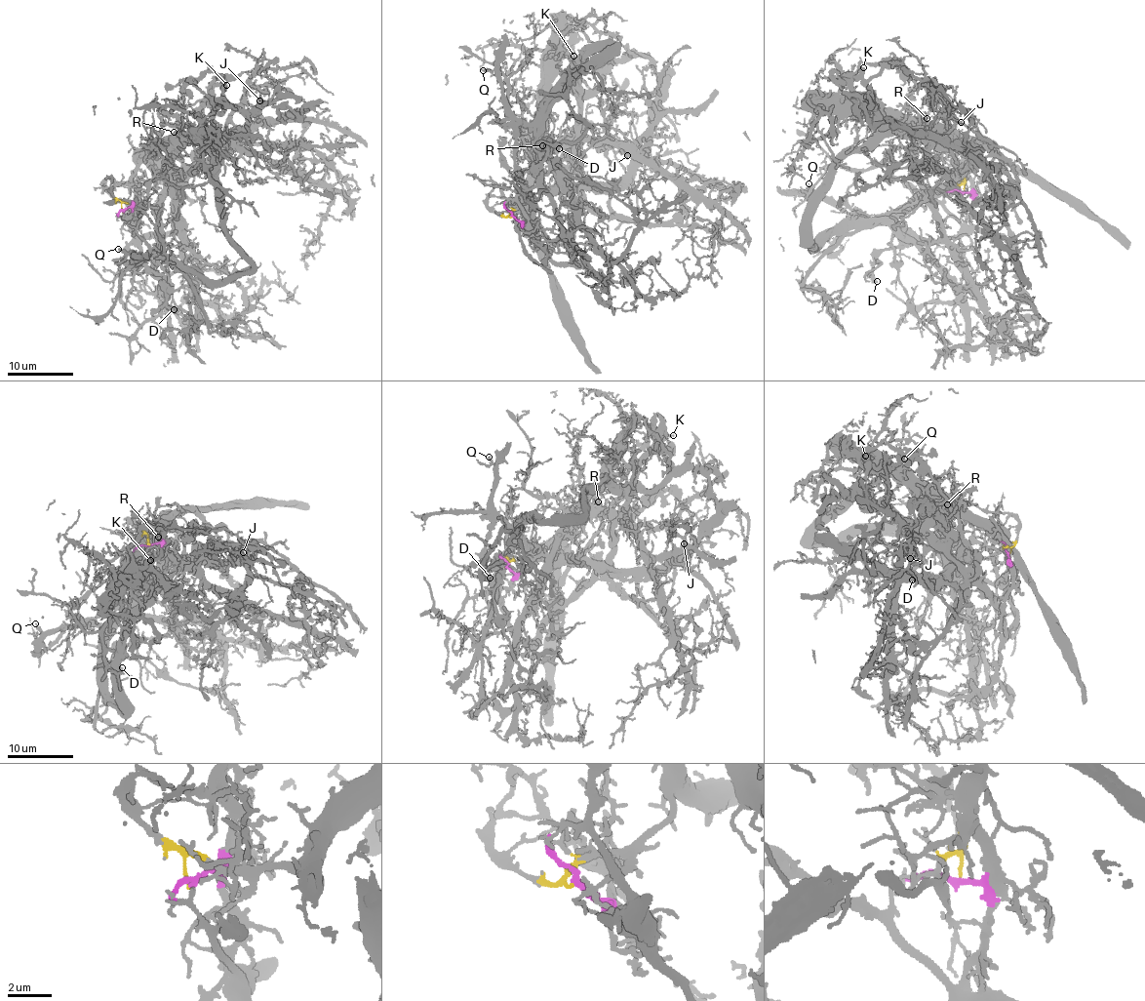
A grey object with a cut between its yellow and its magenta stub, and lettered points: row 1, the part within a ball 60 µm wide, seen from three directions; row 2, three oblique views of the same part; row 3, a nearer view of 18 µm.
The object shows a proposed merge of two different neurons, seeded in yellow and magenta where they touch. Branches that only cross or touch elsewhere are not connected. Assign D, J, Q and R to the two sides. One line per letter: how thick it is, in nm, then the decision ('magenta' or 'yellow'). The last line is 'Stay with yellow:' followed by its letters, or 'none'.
D: calibre 360 nm; yellow
J: calibre 170 nm; magenta
Q: calibre 150 nm; yellow
R: calibre 140 nm; magenta
Stay with yellow: D, Q

